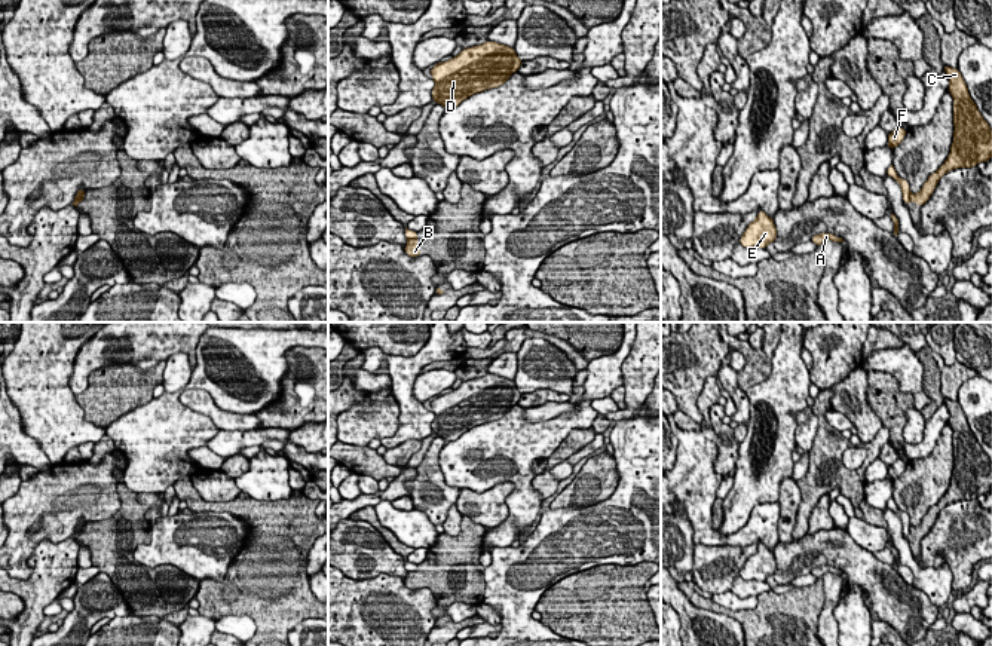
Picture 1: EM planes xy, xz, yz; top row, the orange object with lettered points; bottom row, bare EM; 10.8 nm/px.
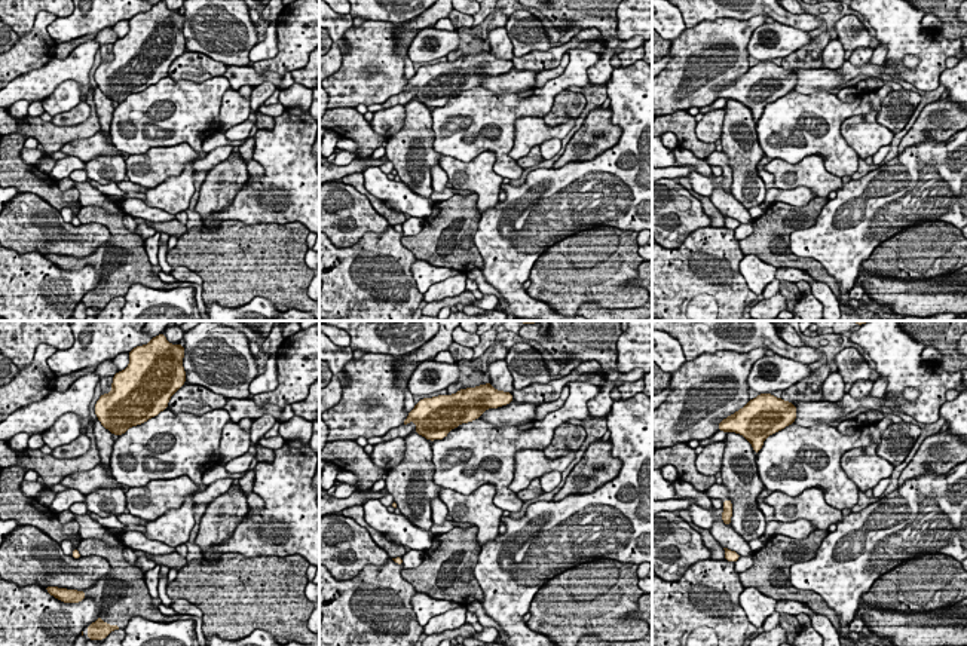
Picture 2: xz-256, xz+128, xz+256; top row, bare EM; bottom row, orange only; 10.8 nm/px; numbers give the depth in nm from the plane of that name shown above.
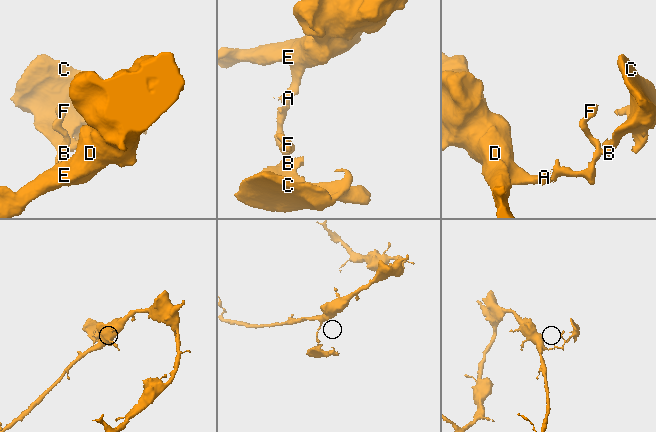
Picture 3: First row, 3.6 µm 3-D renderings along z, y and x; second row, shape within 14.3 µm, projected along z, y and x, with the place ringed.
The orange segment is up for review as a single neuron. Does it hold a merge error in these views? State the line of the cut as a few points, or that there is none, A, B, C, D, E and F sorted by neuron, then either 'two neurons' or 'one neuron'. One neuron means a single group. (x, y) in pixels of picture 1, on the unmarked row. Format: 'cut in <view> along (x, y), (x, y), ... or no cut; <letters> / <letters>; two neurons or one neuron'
cut in yz along (911, 527), (908, 533); A D E F / B C; two neurons

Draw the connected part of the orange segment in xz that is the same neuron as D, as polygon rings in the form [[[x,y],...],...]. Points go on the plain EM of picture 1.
[[[489,373],[484,377],[466,380],[450,394],[438,395],[431,401],[435,414],[432,432],[447,443],[454,441],[474,426],[503,417],[512,405],[518,404],[521,395],[514,380],[496,374]]]

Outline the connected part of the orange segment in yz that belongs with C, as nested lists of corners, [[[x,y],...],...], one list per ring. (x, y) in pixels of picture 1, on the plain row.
[[[943,398],[943,402],[953,429],[953,475],[944,496],[928,509],[919,526],[909,529],[909,535],[921,539],[930,532],[939,512],[950,502],[974,500],[979,495],[988,495],[992,490],[992,462],[971,432],[959,402],[949,398]]]

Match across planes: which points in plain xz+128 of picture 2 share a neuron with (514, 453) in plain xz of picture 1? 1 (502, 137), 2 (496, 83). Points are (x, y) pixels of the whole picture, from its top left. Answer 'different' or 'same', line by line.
1: same
2: different

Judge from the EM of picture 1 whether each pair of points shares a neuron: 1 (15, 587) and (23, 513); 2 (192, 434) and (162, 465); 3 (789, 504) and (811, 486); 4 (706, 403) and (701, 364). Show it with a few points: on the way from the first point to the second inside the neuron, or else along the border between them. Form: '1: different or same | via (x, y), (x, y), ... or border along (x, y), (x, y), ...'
1: different | border along (33, 548), (27, 560), (31, 573), (15, 579)
2: same | via (183, 440), (167, 456)
3: different | border along (798, 483), (799, 510), (792, 530)
4: different | border along (715, 374), (698, 397), (701, 419)

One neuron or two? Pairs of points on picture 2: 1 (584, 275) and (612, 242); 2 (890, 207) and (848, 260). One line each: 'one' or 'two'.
1: one
2: one

